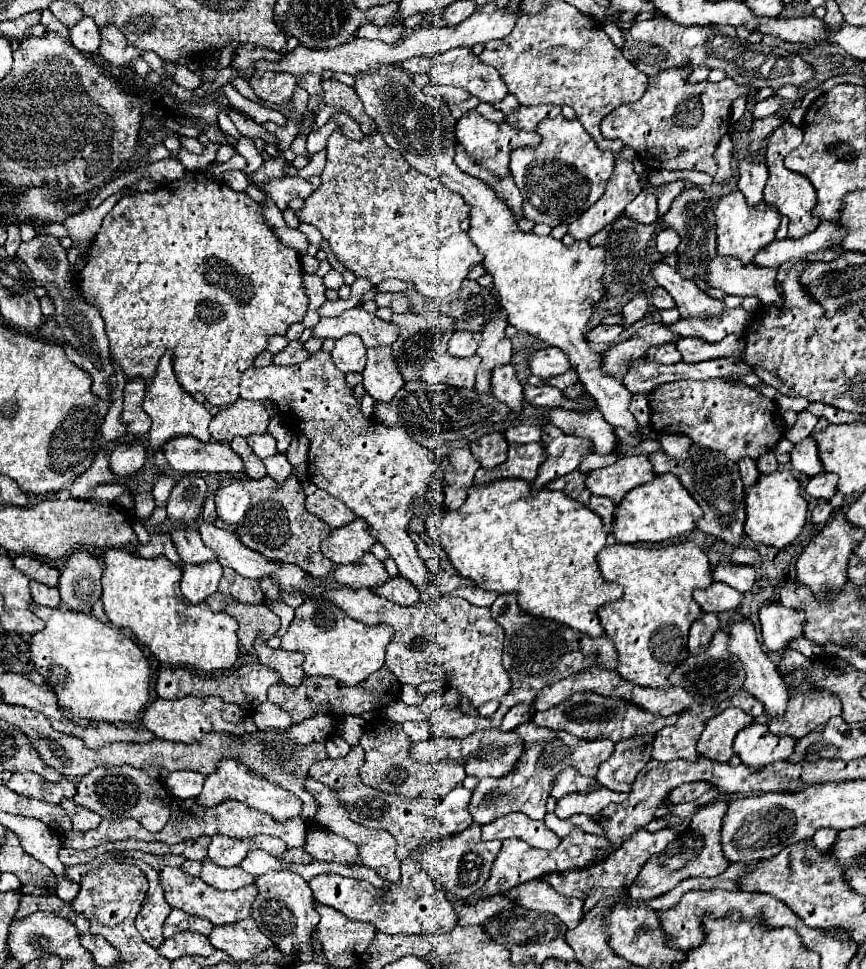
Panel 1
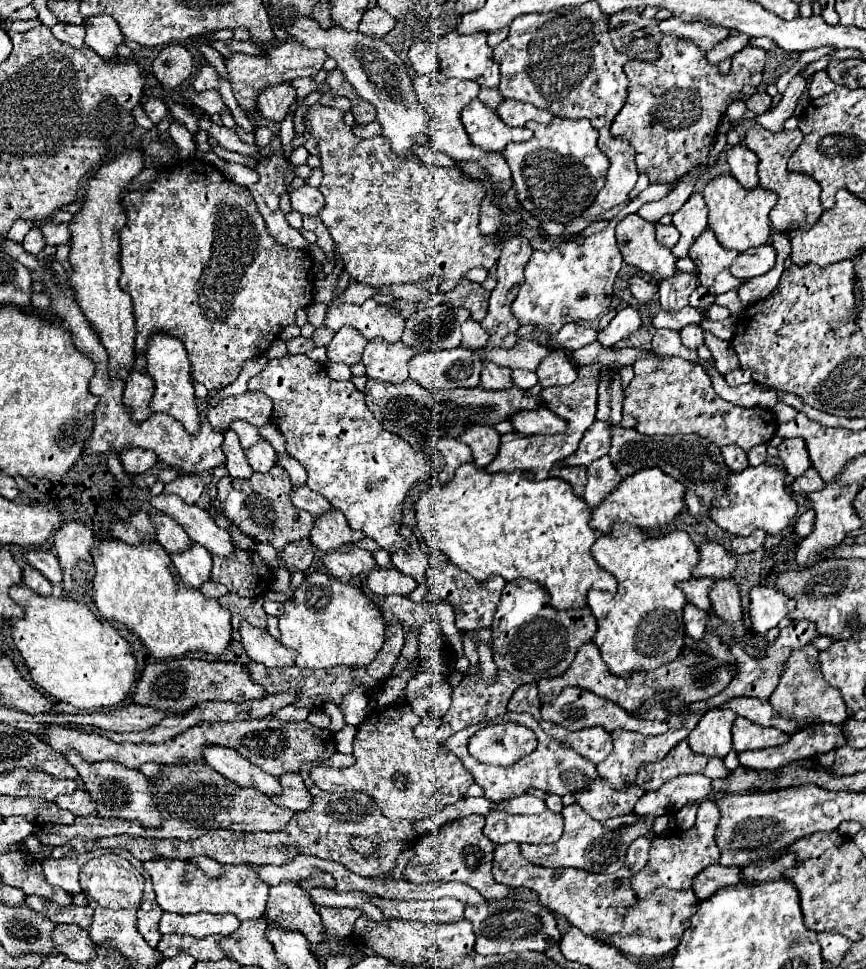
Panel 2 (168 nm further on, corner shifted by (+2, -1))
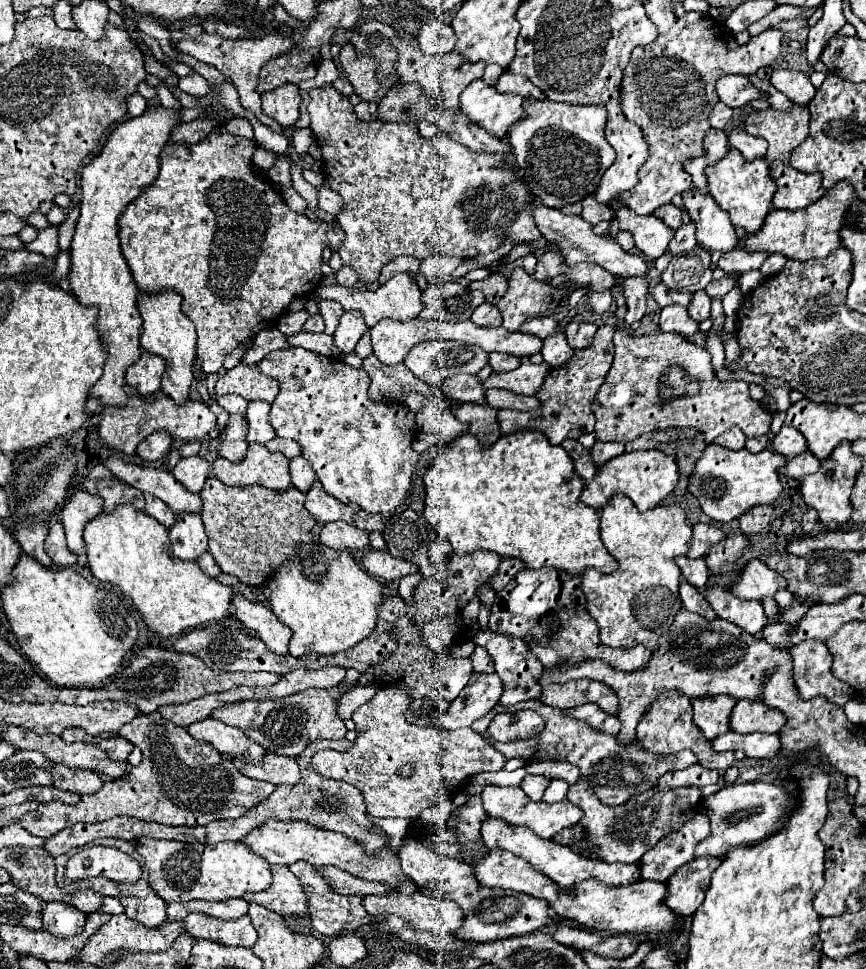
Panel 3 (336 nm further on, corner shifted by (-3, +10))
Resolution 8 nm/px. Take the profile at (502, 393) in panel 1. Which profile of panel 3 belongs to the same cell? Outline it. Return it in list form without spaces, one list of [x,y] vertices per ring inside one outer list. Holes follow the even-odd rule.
[[[491,352],[491,354],[489,354],[489,364],[493,366],[493,370],[495,370],[495,372],[509,372],[509,370],[515,370],[515,368],[519,368],[519,364],[521,364],[521,358],[517,358],[517,356],[511,356],[511,354]]]

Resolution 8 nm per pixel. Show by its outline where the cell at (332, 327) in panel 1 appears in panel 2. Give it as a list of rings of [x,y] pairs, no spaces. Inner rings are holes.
[[[372,299],[364,301],[362,305],[340,305],[326,313],[324,325],[332,331],[350,325],[358,329],[368,341],[384,339],[388,343],[396,343],[404,331],[404,319],[390,311],[390,305],[380,305]]]

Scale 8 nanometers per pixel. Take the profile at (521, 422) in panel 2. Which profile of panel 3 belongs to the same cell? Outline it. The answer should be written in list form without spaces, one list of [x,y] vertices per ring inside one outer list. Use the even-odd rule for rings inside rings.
[[[503,388],[485,390],[485,402],[497,410],[511,408],[511,410],[521,410],[521,412],[533,412],[541,406],[539,400],[533,396],[523,396],[523,394],[511,392],[511,390],[503,390]]]

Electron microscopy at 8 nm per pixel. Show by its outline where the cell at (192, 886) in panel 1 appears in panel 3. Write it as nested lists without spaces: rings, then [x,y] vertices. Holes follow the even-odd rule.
[[[139,838],[133,840],[135,850],[143,856],[145,868],[149,870],[149,886],[153,892],[169,902],[187,902],[187,900],[227,900],[241,898],[245,892],[261,892],[271,884],[269,864],[261,856],[253,856],[249,848],[241,842],[221,842],[207,846],[201,842],[173,842],[173,840],[155,840]]]

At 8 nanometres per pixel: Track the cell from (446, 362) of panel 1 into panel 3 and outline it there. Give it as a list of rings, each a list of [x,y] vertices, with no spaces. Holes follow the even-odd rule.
[[[429,340],[417,344],[409,354],[405,356],[403,364],[423,382],[439,388],[443,384],[443,378],[451,378],[457,374],[477,374],[485,364],[489,362],[487,354],[471,344],[465,342],[453,342],[453,340]]]

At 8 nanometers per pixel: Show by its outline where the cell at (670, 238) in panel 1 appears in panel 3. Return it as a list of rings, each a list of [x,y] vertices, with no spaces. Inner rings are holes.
[[[667,204],[667,206],[663,206],[663,208],[659,208],[657,212],[655,212],[655,216],[659,216],[661,220],[665,220],[665,224],[669,224],[671,228],[679,228],[681,226],[681,216],[683,216],[683,208],[677,208],[677,206],[673,206],[673,204]]]

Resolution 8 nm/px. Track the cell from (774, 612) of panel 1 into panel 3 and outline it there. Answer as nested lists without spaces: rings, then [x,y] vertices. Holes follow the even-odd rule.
[[[757,558],[749,560],[743,572],[731,584],[731,592],[745,600],[761,600],[765,596],[775,596],[779,588],[785,588],[785,578]]]

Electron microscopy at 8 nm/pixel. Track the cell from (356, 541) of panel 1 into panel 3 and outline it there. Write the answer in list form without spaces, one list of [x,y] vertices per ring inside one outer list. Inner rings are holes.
[[[315,480],[309,492],[305,494],[305,508],[315,516],[315,520],[323,524],[335,522],[335,520],[353,522],[353,516],[355,516],[355,504],[343,504],[337,498],[329,496],[321,488],[319,480]]]

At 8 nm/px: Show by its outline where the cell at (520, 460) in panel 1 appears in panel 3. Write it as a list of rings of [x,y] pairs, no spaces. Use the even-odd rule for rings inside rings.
[[[599,326],[589,348],[575,350],[573,358],[559,368],[551,368],[545,376],[543,386],[537,390],[535,398],[541,402],[537,412],[517,412],[517,410],[499,410],[501,434],[509,434],[515,428],[527,428],[543,432],[551,444],[561,444],[567,438],[579,438],[595,428],[595,416],[591,412],[591,400],[597,394],[597,388],[605,380],[611,362],[613,362],[613,332],[615,326]]]

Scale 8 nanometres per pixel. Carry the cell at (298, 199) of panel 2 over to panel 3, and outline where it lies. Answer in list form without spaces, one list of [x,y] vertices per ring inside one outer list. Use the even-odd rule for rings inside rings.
[[[323,186],[323,188],[319,188],[319,208],[325,210],[327,214],[331,214],[331,216],[337,216],[343,208],[343,200],[337,192]]]

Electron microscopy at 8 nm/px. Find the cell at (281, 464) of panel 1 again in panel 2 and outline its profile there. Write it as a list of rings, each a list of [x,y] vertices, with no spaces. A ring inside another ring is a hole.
[[[260,439],[260,443],[256,443],[256,447],[246,449],[246,457],[248,457],[252,469],[258,473],[270,471],[272,467],[276,467],[276,461],[278,461],[276,451],[272,449],[272,445],[266,439]]]

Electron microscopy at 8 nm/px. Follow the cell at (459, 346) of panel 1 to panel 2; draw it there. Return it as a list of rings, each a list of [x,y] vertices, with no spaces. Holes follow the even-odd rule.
[[[468,319],[462,325],[462,347],[470,349],[470,351],[478,351],[480,347],[484,347],[488,341],[488,333],[480,327],[480,323]]]

